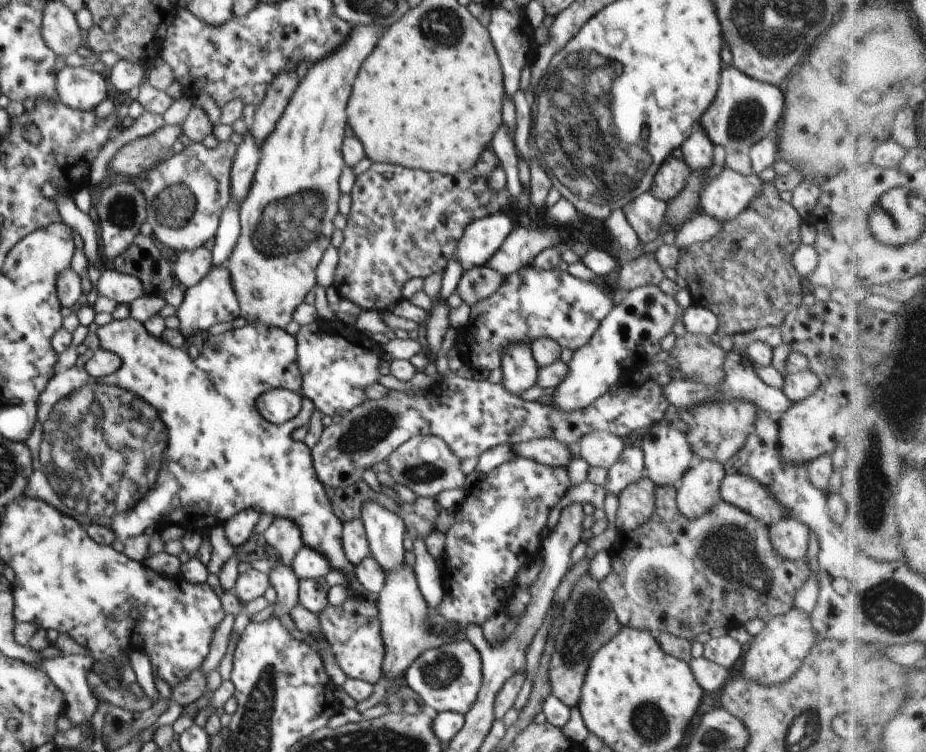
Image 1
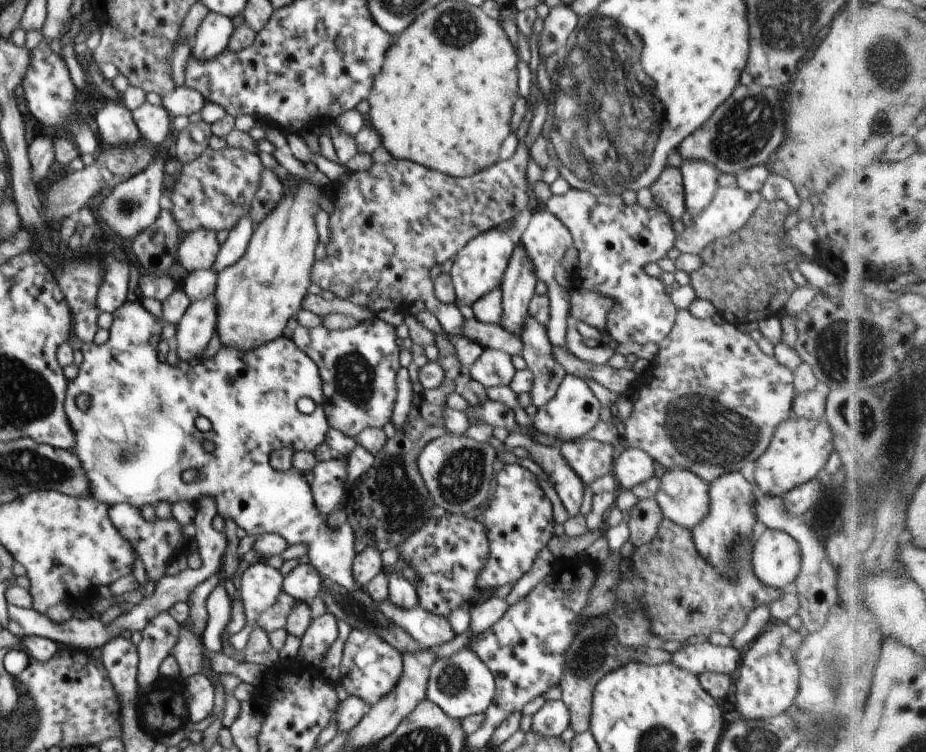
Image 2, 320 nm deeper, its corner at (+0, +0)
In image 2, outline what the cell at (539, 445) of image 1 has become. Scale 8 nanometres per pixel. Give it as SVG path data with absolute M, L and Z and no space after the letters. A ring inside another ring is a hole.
M590 437L560 444L562 456L578 474L584 484L592 484L597 478L613 474L616 460L615 448Z

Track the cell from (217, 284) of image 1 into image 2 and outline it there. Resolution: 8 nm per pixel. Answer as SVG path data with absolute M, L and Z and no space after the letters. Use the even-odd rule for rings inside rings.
M214 299L191 302L175 326L176 335L172 344L179 360L190 363L193 358L200 358L216 332L216 325L217 306Z

